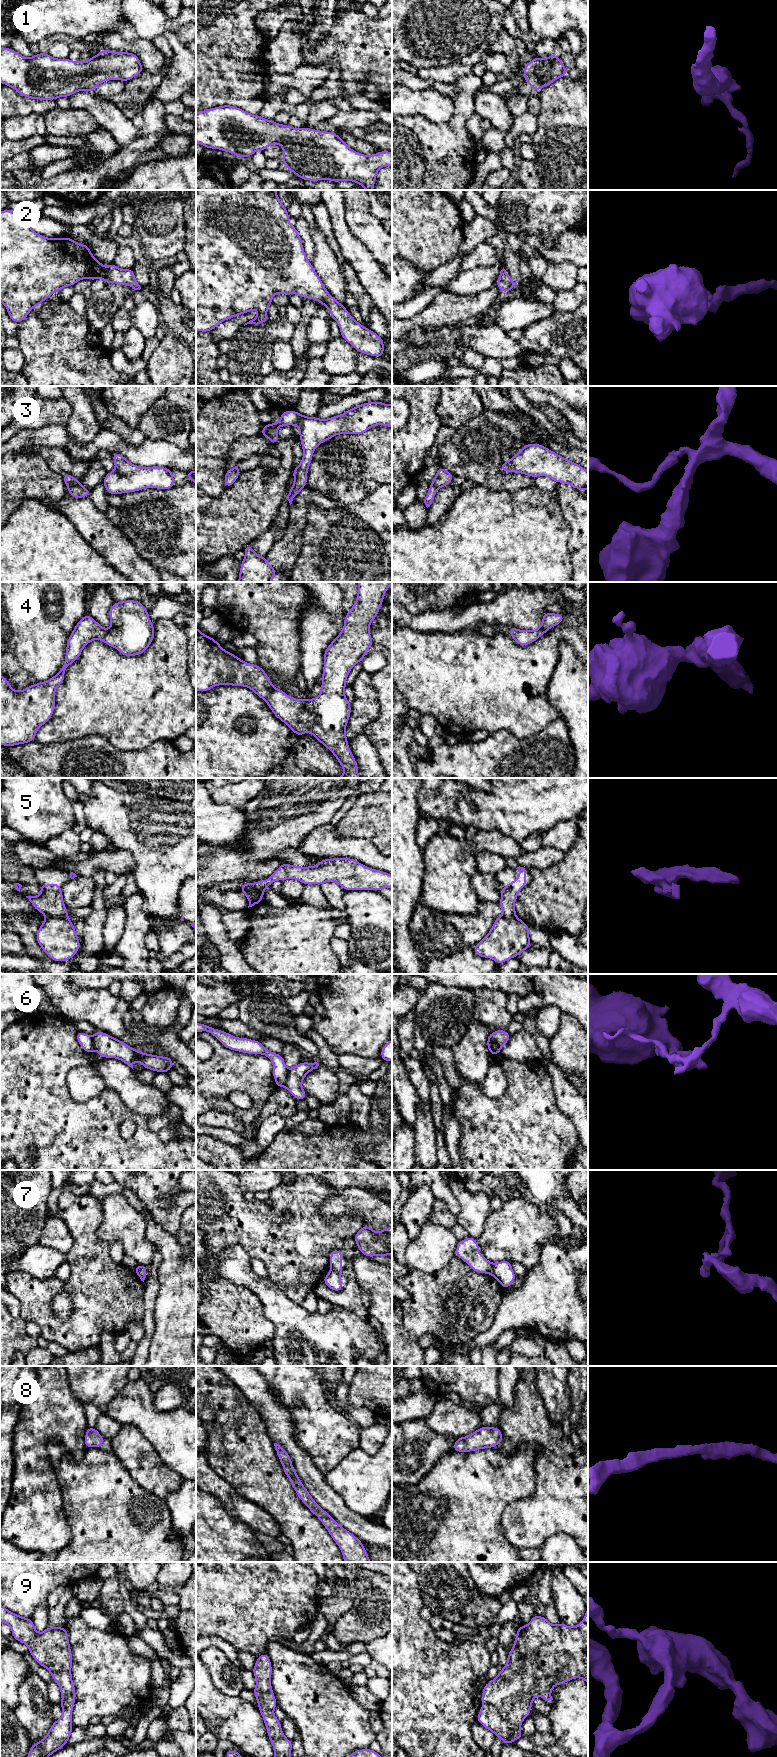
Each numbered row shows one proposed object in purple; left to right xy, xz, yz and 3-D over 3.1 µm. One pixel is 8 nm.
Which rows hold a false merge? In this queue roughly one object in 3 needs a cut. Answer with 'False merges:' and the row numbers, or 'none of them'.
False merges: 3, 5, 6, 7

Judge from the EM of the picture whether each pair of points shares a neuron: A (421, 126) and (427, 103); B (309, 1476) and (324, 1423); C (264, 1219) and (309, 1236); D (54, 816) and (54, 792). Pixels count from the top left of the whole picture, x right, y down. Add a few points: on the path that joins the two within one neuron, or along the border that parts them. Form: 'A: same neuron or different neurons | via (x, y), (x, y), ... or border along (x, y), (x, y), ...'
A: different neurons | border along (402, 115), (423, 115), (434, 122), (446, 121)
B: different neurons | border along (297, 1444), (311, 1457), (313, 1464), (323, 1474)
C: same neuron | via (275, 1230), (281, 1236), (298, 1236)
D: same neuron | via (54, 810), (54, 798)

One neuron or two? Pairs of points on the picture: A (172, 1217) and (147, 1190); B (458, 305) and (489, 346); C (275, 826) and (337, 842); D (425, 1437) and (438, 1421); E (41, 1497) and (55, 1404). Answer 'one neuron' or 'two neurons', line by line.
A: one neuron
B: two neurons
C: two neurons
D: two neurons
E: one neuron

